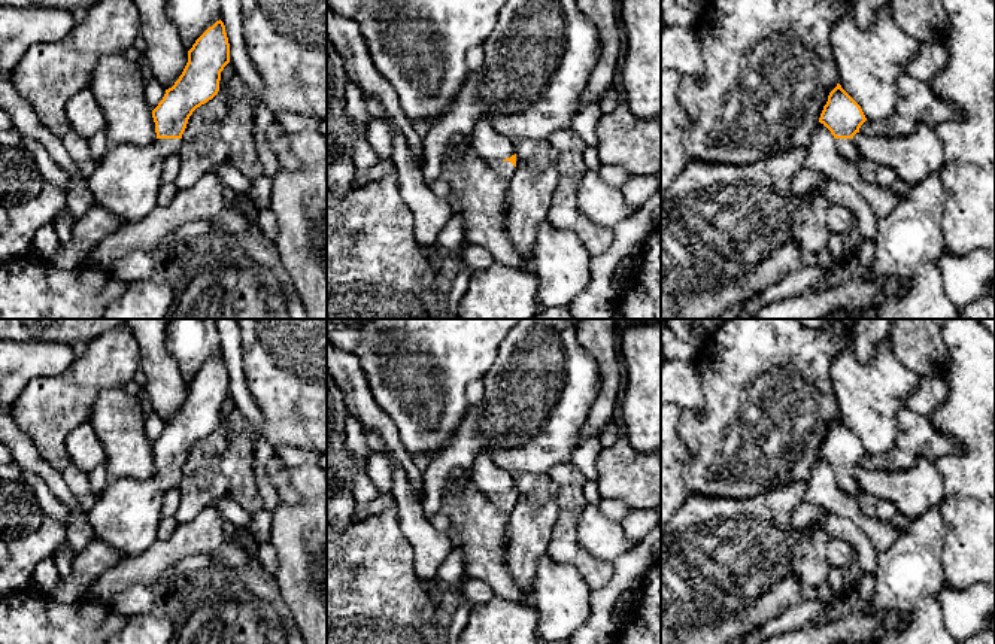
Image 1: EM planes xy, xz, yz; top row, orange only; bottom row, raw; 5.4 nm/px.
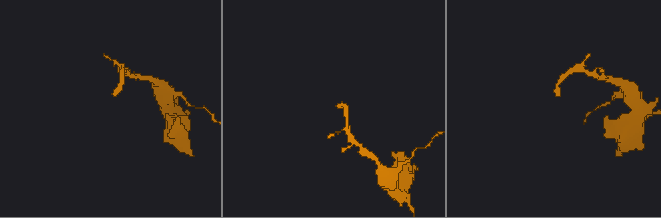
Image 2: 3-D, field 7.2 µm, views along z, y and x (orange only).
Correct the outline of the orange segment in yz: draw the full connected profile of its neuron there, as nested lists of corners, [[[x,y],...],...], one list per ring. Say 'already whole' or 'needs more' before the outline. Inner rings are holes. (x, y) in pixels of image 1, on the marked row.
needs more; [[[837,83],[828,95],[819,122],[834,136],[837,152],[856,165],[862,155],[853,142],[853,136],[859,133],[865,121],[861,106]]]

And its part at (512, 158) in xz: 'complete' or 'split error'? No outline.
split error

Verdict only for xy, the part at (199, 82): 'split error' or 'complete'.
split error

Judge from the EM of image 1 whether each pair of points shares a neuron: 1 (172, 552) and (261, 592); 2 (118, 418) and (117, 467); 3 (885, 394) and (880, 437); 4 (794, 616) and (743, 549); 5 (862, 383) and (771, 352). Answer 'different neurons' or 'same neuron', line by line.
1: same neuron
2: same neuron
3: same neuron
4: different neurons
5: different neurons

